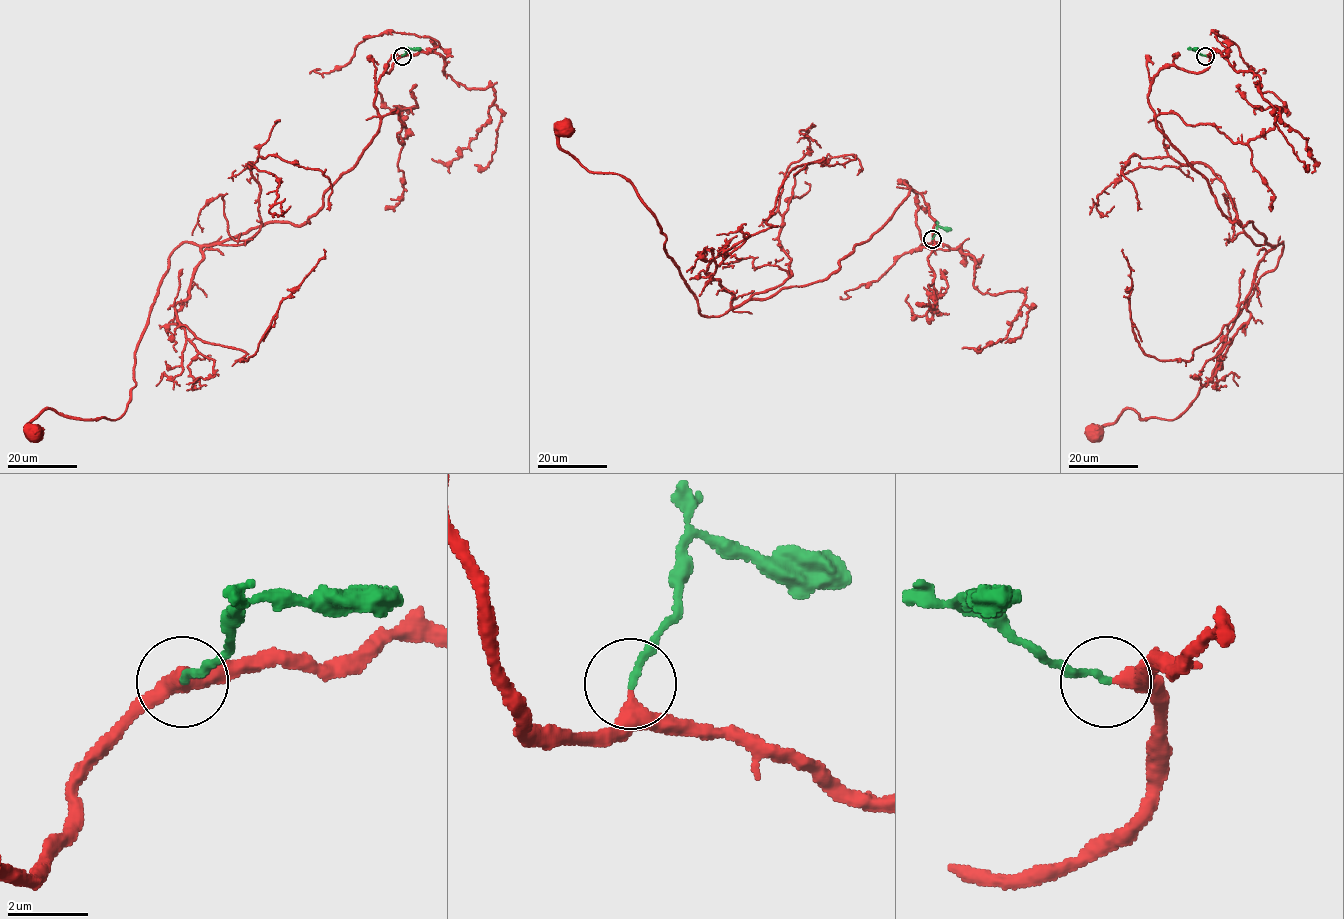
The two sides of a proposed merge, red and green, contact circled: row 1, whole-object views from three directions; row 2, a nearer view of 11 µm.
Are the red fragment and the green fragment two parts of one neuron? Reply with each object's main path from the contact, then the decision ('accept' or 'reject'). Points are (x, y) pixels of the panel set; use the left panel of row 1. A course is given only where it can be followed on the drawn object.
red runs (402, 56), (376, 87), (379, 132), (308, 222), (169, 257), (125, 411), (44, 408), (34, 433); green runs (402, 56), (408, 49), (420, 47); accept

